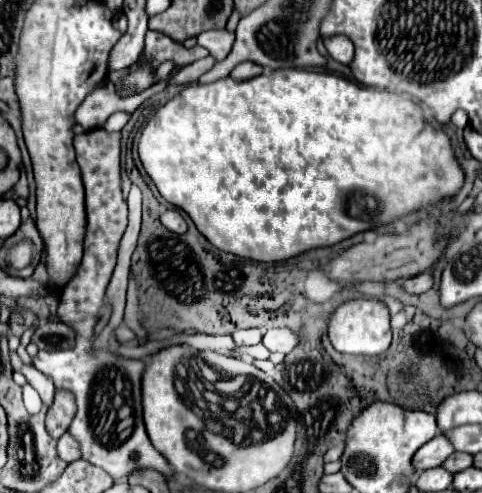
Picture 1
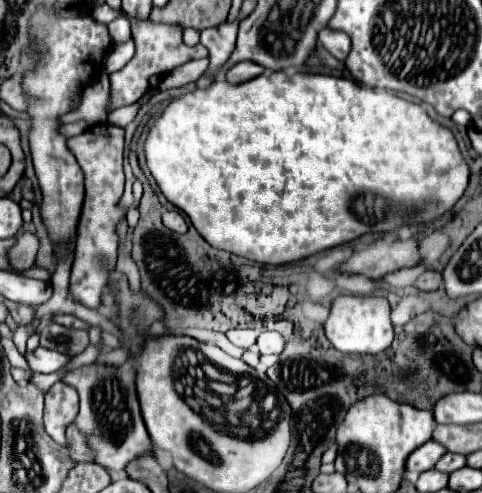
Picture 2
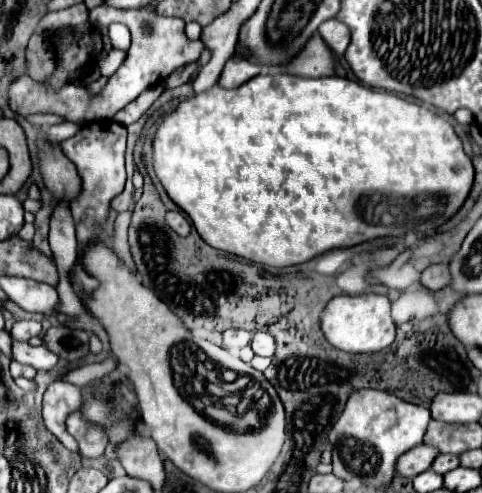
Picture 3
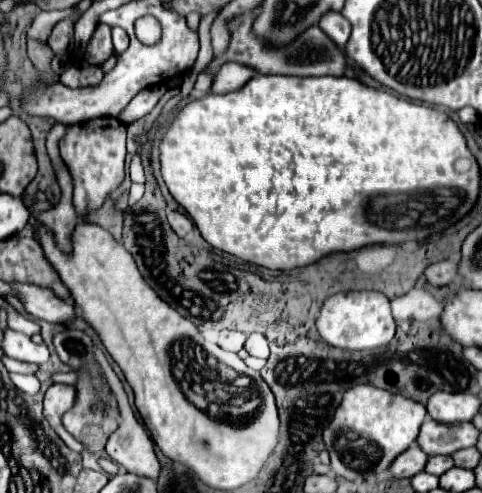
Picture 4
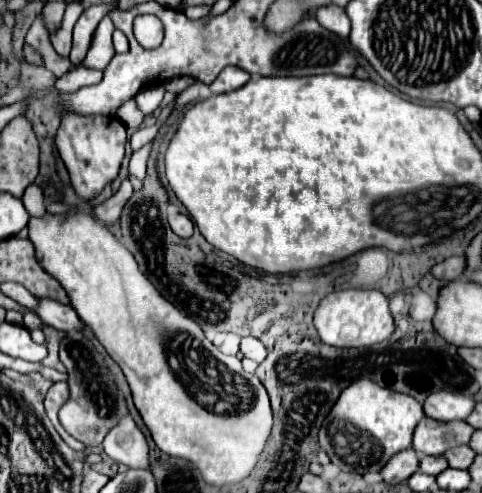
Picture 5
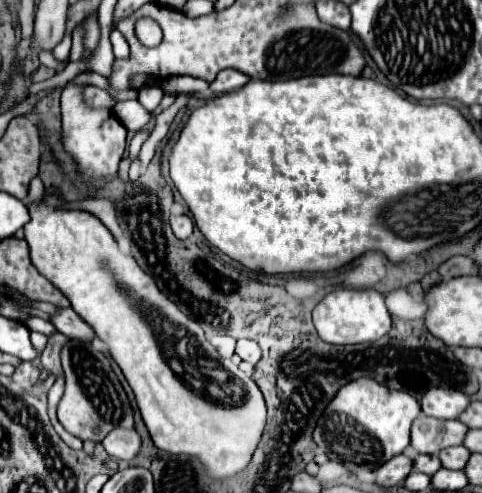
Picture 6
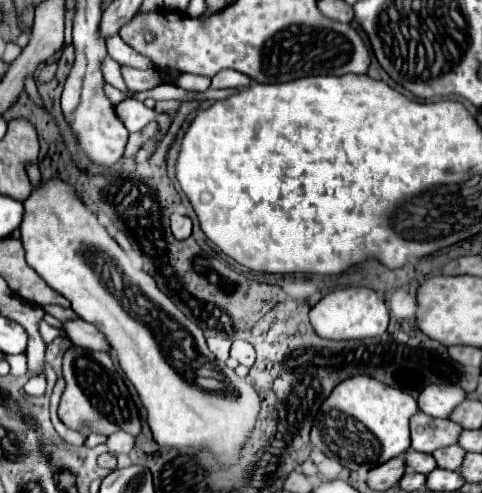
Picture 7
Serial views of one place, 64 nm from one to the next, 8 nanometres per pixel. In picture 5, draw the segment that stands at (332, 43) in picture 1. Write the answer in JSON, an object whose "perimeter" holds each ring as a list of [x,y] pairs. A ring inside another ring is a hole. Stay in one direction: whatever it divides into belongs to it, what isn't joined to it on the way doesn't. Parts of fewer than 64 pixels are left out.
{"perimeter":[[[320,8],[320,12],[316,12],[316,20],[320,22],[320,26],[324,26],[326,30],[334,32],[340,38],[348,38],[350,34],[350,20],[344,12],[344,8]]]}

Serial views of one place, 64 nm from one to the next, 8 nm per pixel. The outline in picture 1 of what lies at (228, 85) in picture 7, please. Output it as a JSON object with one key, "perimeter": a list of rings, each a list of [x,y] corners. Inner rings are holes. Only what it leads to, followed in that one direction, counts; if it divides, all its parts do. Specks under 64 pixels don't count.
{"perimeter":[[[240,62],[240,64],[234,66],[234,70],[230,72],[230,78],[234,78],[234,80],[248,80],[248,78],[260,76],[262,72],[264,72],[264,68],[254,62]]]}

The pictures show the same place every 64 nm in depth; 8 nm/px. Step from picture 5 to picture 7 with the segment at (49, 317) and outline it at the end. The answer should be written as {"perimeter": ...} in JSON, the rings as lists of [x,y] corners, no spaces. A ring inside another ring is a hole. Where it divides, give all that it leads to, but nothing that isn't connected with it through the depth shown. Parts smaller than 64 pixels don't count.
{"perimeter":[[[82,318],[62,322],[62,330],[76,346],[82,346],[88,350],[108,350],[108,342],[104,340],[104,336]]]}

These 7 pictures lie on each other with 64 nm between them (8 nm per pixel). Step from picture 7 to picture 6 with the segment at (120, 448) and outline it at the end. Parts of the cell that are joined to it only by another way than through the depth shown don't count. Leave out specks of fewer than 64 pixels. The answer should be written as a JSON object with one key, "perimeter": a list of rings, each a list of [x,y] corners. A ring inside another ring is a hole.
{"perimeter":[[[118,426],[102,440],[102,446],[110,458],[132,462],[142,450],[142,438],[134,428]]]}

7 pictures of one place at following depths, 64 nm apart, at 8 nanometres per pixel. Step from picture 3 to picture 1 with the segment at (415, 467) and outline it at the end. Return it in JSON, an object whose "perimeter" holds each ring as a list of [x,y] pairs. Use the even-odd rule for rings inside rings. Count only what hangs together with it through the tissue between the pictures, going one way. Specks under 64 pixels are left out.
{"perimeter":[[[438,434],[416,452],[412,462],[416,464],[416,470],[422,472],[422,470],[428,470],[428,468],[440,466],[452,454],[454,454],[452,442],[444,434]]]}

